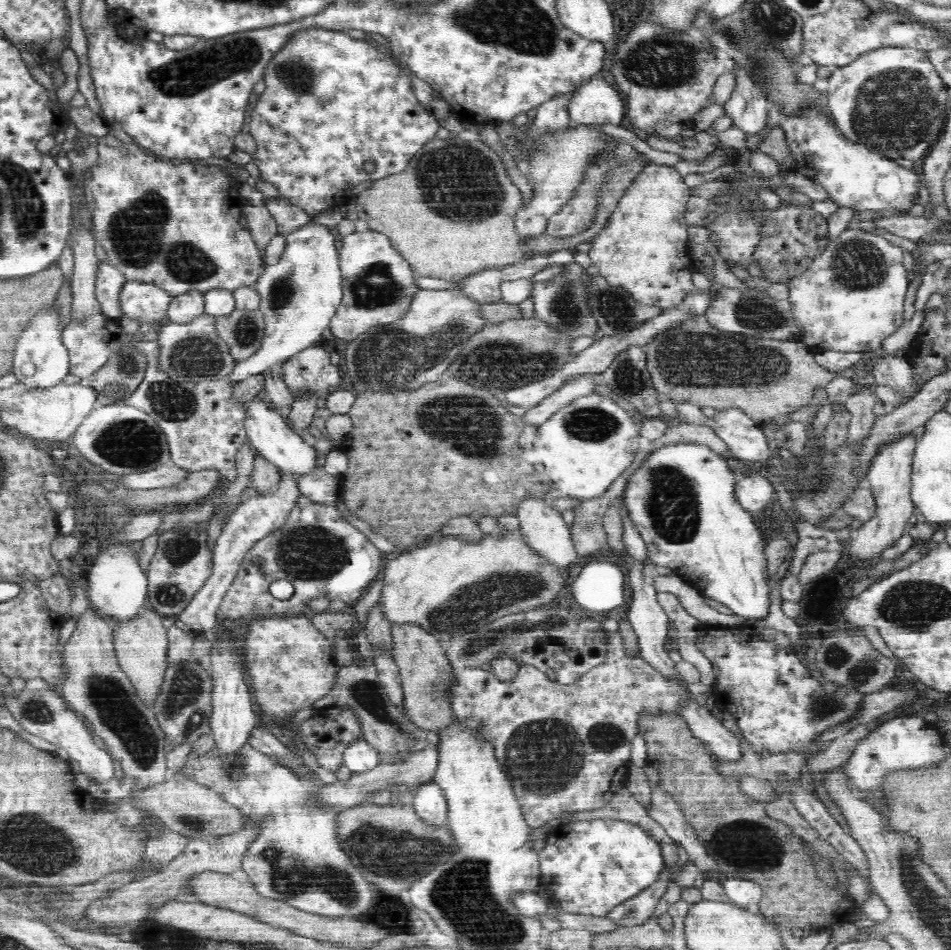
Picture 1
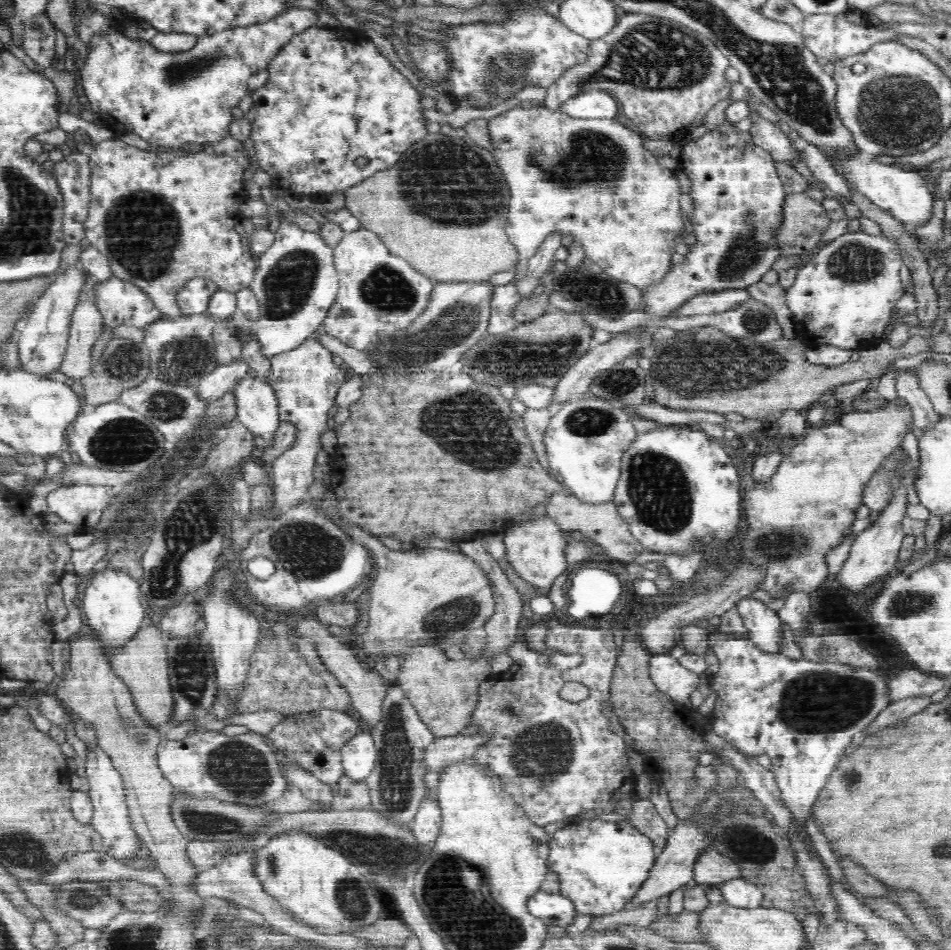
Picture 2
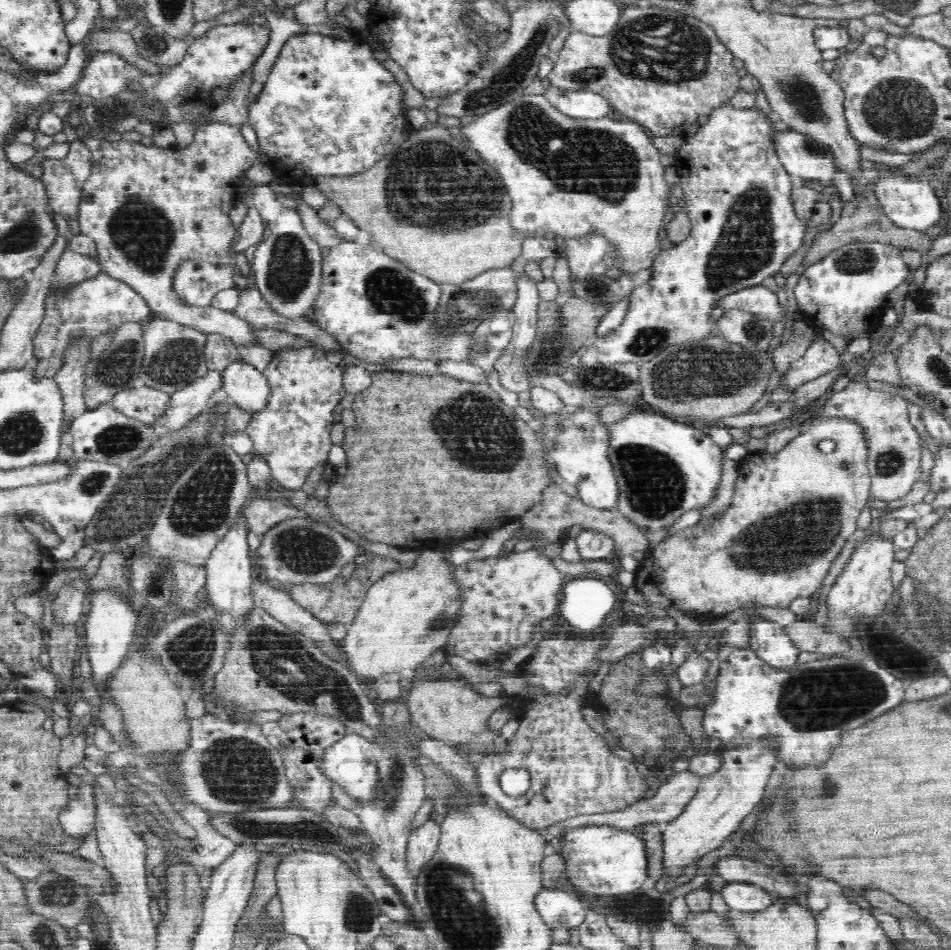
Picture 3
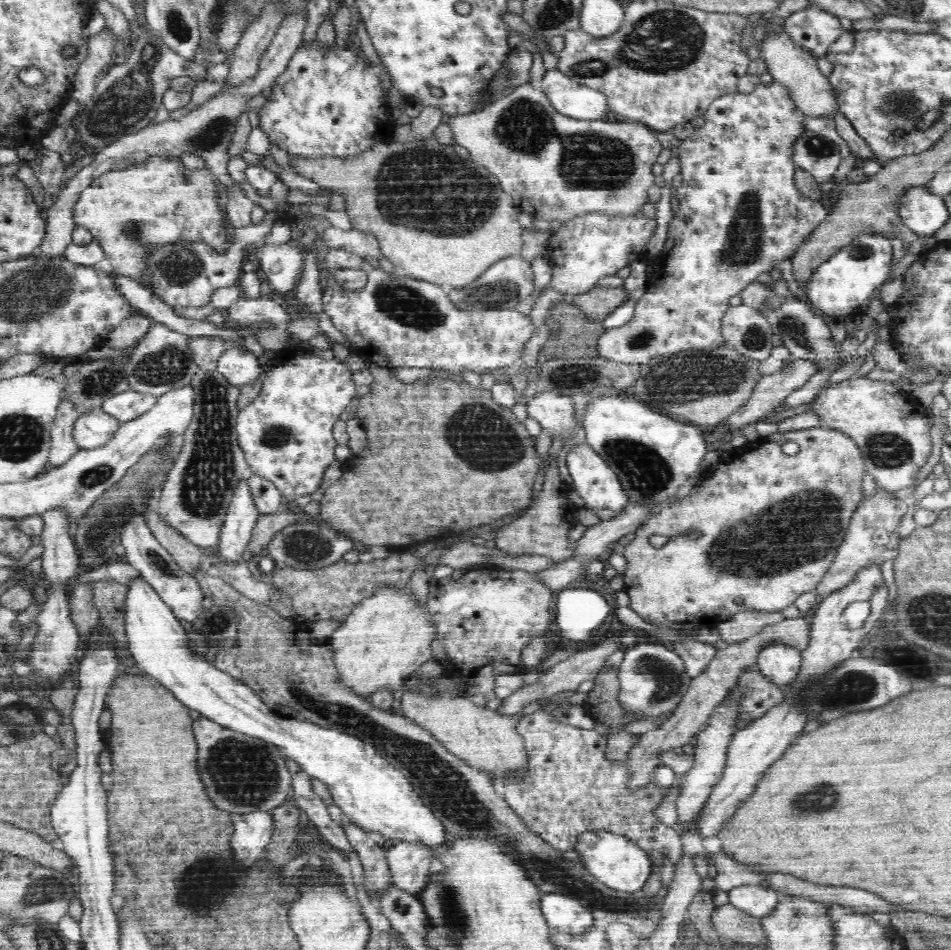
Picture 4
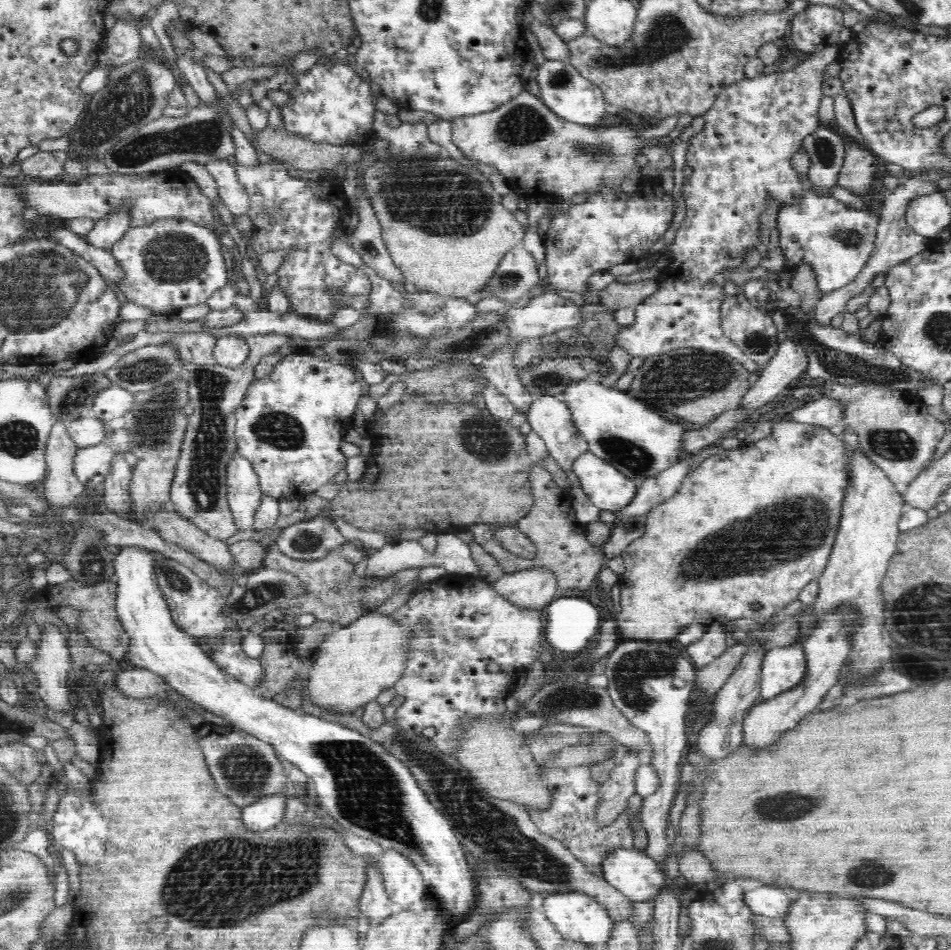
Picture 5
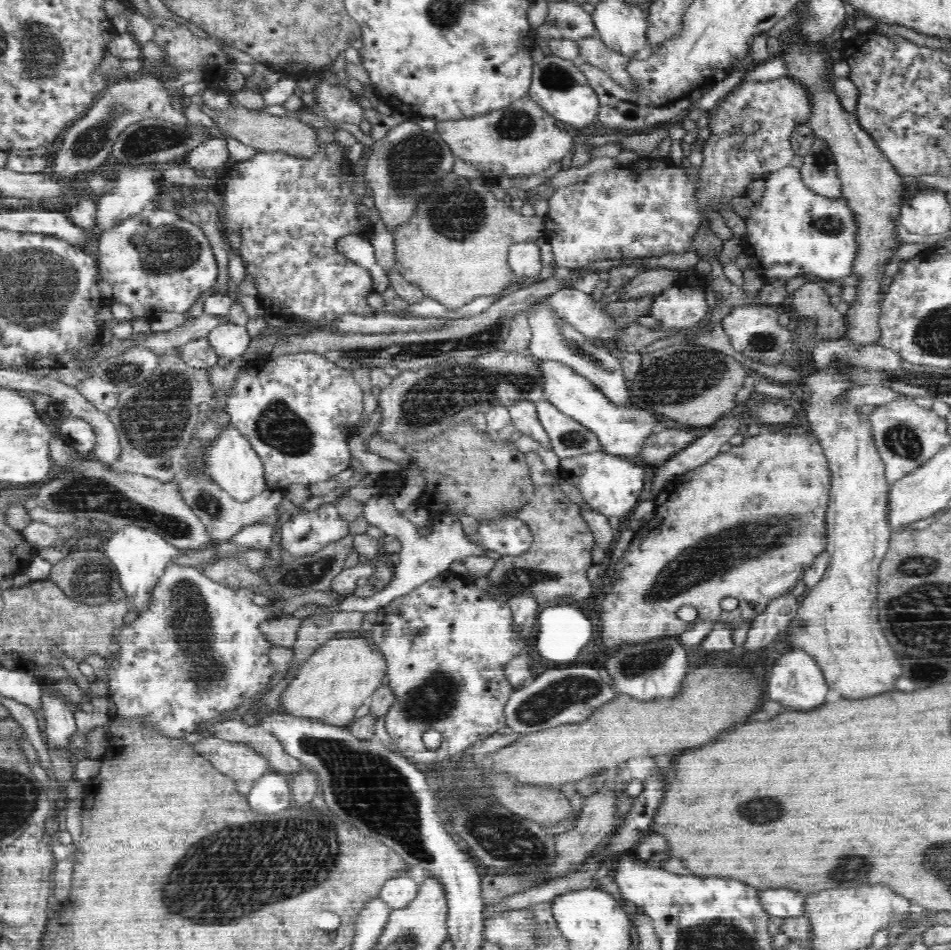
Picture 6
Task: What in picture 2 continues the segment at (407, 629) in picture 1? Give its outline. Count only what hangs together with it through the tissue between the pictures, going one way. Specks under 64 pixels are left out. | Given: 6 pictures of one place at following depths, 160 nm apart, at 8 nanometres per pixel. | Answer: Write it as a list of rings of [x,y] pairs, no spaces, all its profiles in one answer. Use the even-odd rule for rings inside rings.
[[[410,647],[402,657],[397,682],[430,732],[437,738],[444,738],[460,735],[469,725],[477,706],[479,686],[490,673],[489,658],[480,656],[455,661],[436,647]]]

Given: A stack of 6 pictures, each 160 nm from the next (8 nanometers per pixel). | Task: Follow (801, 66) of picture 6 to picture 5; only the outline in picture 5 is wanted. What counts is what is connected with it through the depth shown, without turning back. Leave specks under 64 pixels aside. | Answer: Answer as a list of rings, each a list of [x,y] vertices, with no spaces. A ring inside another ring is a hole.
[[[846,144],[844,151],[846,156],[843,162],[844,170],[841,172],[846,172],[846,176],[840,174],[837,180],[838,186],[852,190],[855,195],[870,192],[880,158],[866,152],[858,144]]]

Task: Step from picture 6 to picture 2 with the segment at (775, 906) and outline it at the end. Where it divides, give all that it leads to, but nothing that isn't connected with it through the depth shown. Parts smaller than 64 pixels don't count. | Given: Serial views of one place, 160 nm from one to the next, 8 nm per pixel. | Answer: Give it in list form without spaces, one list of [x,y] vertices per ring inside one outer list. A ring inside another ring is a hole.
[[[732,879],[720,884],[724,900],[736,908],[758,908],[764,906],[761,888],[744,879]]]

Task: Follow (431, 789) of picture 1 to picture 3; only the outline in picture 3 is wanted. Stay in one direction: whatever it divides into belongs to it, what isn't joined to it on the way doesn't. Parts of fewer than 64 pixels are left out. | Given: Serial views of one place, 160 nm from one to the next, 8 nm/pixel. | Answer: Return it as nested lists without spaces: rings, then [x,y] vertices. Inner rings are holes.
[[[431,816],[426,822],[411,830],[406,846],[406,870],[418,876],[421,868],[434,856],[441,837],[441,825]]]

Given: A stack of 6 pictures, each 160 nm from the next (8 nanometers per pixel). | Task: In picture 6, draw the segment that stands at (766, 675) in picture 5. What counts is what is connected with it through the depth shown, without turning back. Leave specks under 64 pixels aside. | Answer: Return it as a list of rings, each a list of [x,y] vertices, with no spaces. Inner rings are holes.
[[[795,648],[776,660],[776,664],[771,668],[766,694],[769,700],[792,707],[793,710],[814,710],[825,703],[828,690],[829,686],[826,684],[822,669],[818,666],[816,659],[804,650]]]

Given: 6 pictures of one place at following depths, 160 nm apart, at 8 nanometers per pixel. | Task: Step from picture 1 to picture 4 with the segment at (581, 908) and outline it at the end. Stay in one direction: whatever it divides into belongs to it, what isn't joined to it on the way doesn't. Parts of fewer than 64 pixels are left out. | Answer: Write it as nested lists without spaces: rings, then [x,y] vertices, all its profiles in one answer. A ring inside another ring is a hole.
[[[586,831],[577,836],[576,847],[573,848],[580,857],[579,865],[600,883],[607,887],[624,892],[636,892],[645,886],[652,874],[653,863],[642,850],[626,836],[612,834],[608,831]]]

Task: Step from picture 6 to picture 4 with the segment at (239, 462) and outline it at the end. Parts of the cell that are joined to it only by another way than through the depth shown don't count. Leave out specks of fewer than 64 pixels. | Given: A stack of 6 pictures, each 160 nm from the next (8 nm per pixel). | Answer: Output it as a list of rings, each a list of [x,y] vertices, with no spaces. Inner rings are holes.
[[[244,477],[235,489],[234,497],[230,502],[221,536],[218,539],[218,548],[215,556],[229,562],[240,562],[246,546],[250,542],[254,526],[260,516],[257,506],[252,502],[248,477]]]

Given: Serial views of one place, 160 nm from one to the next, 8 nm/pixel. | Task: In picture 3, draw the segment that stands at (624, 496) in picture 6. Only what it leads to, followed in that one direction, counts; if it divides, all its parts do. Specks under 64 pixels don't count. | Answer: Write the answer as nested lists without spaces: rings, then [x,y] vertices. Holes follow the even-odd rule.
[[[571,409],[561,422],[561,429],[555,436],[552,461],[556,465],[556,475],[560,481],[574,485],[578,489],[578,499],[586,506],[612,510],[620,496],[617,479],[608,452],[606,425],[600,422],[600,413],[589,409]]]

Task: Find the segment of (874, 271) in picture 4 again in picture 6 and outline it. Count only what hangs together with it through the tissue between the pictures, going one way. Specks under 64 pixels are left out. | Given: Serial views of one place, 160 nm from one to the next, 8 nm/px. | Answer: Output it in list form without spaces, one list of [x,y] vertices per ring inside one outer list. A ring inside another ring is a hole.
[[[787,165],[786,168],[778,168],[775,169],[774,172],[770,172],[770,174],[766,176],[766,194],[764,194],[762,202],[760,202],[756,208],[752,208],[752,214],[749,214],[748,211],[750,218],[746,220],[745,224],[746,228],[748,228],[748,240],[742,240],[742,246],[744,253],[748,254],[748,258],[750,258],[750,266],[752,266],[760,278],[764,278],[764,282],[768,281],[766,278],[782,278],[782,281],[786,282],[788,278],[795,278],[798,274],[816,274],[817,279],[827,279],[830,281],[832,279],[846,278],[846,276],[852,274],[856,249],[859,248],[858,243],[855,242],[855,237],[858,236],[858,223],[854,222],[854,215],[851,214],[846,199],[843,197],[826,198],[812,192],[812,190],[806,186],[806,183],[800,180],[800,175],[800,170],[792,165]]]

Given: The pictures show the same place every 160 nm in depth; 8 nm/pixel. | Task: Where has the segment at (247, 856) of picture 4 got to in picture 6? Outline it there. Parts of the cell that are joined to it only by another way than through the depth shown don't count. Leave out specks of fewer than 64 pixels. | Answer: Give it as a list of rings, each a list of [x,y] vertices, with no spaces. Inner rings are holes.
[[[277,771],[266,772],[255,780],[247,797],[249,807],[262,814],[276,814],[290,807],[290,775]]]

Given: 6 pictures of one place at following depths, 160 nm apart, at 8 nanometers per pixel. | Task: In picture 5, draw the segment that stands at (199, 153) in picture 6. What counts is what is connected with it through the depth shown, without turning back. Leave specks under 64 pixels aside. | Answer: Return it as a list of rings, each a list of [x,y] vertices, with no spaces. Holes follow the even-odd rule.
[[[216,160],[216,162],[206,162],[202,164],[217,182],[218,192],[224,206],[233,216],[242,216],[250,208],[250,197],[243,190],[242,184],[238,183],[236,168],[228,161]]]

